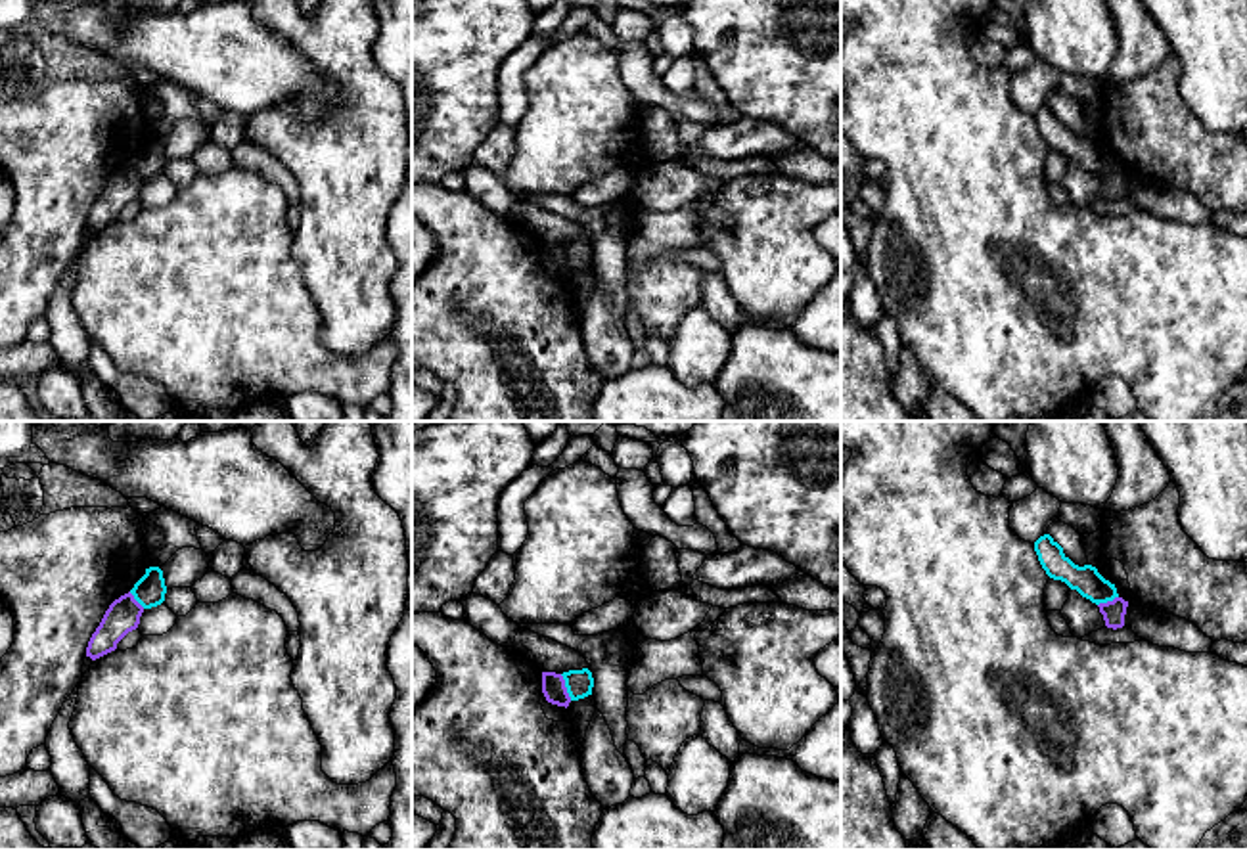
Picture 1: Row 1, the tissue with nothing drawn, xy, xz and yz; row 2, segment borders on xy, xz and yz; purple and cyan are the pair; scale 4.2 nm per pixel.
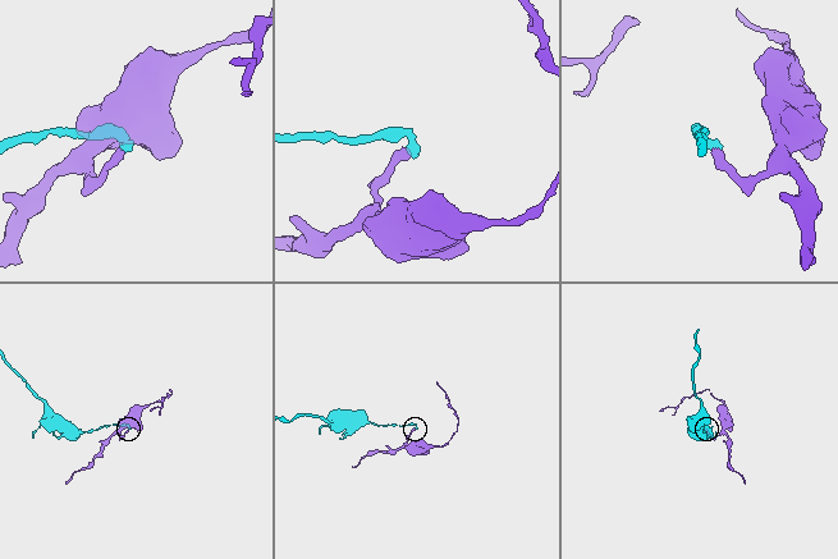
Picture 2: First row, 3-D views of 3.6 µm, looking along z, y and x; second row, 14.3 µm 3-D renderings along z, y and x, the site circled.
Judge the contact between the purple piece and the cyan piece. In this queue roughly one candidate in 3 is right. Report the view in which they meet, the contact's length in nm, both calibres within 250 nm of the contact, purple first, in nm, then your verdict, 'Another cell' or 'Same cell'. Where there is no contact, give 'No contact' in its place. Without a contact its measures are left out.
Touches purple in xz. Shared border 120 nm. Thickness 100 nm (purple) against 120 nm. Another cell

